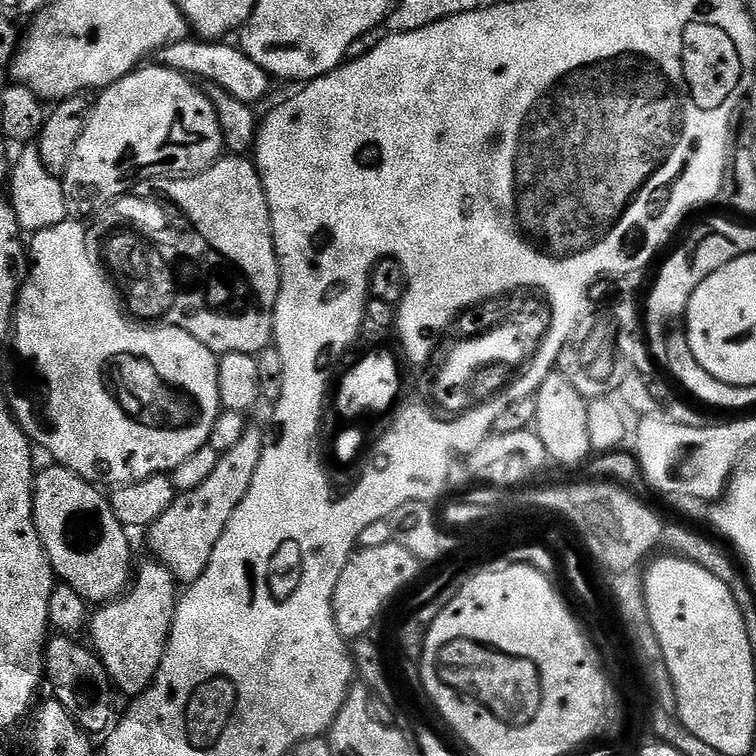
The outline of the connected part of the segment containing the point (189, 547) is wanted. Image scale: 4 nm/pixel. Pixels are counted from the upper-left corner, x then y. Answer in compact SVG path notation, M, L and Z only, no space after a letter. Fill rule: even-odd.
M245 427L242 438L238 438L233 448L217 459L210 478L194 490L179 493L170 510L148 525L146 535L156 555L153 557L164 564L181 585L193 584L202 578L206 566L210 566L210 554L214 554L214 546L218 546L218 538L222 538L222 530L226 530L230 514L238 510L242 498L246 498L246 490L250 490L250 482L254 482L265 443L266 437L258 429Z

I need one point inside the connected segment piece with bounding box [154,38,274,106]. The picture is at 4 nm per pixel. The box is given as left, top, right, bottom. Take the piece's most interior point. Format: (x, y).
(226, 65)

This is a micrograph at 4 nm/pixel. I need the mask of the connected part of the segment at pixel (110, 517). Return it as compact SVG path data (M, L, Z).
M55 466L37 475L32 490L32 517L38 530L38 538L46 550L52 571L63 583L74 586L78 594L87 600L89 605L103 606L124 595L134 576L132 548L128 545L129 533L118 522L112 509L111 499L104 496L99 487L83 480L77 472L69 468Z

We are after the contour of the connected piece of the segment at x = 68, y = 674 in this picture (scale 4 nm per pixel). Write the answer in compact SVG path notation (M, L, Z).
M56 634L47 641L44 649L44 671L47 687L52 687L51 695L60 702L72 719L89 734L104 734L113 723L113 689L106 674L106 666L91 647L80 645L79 639Z

